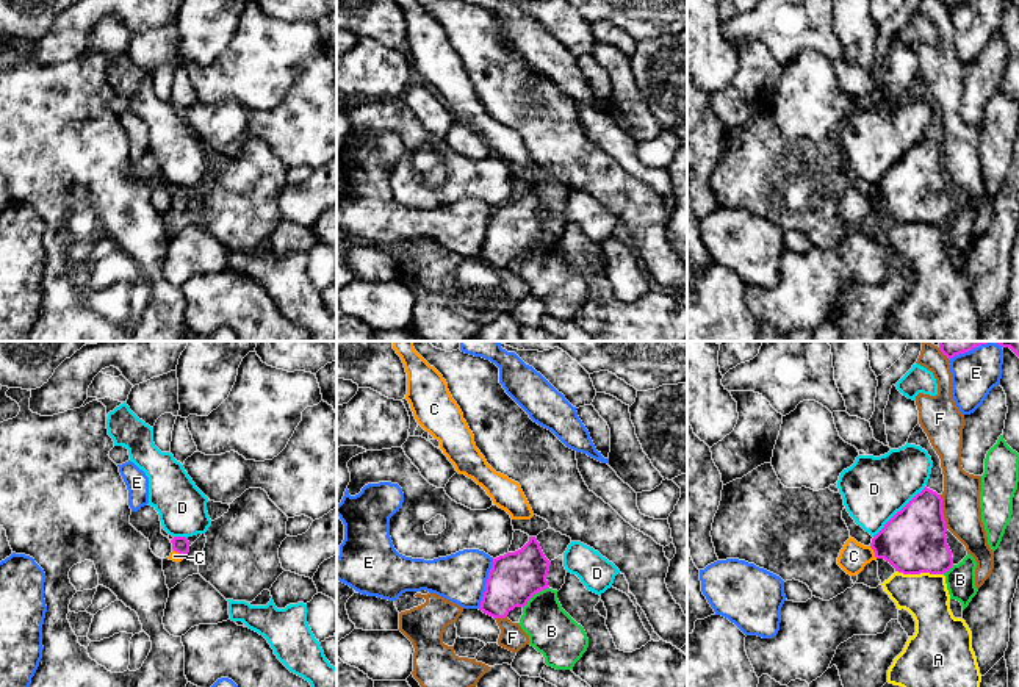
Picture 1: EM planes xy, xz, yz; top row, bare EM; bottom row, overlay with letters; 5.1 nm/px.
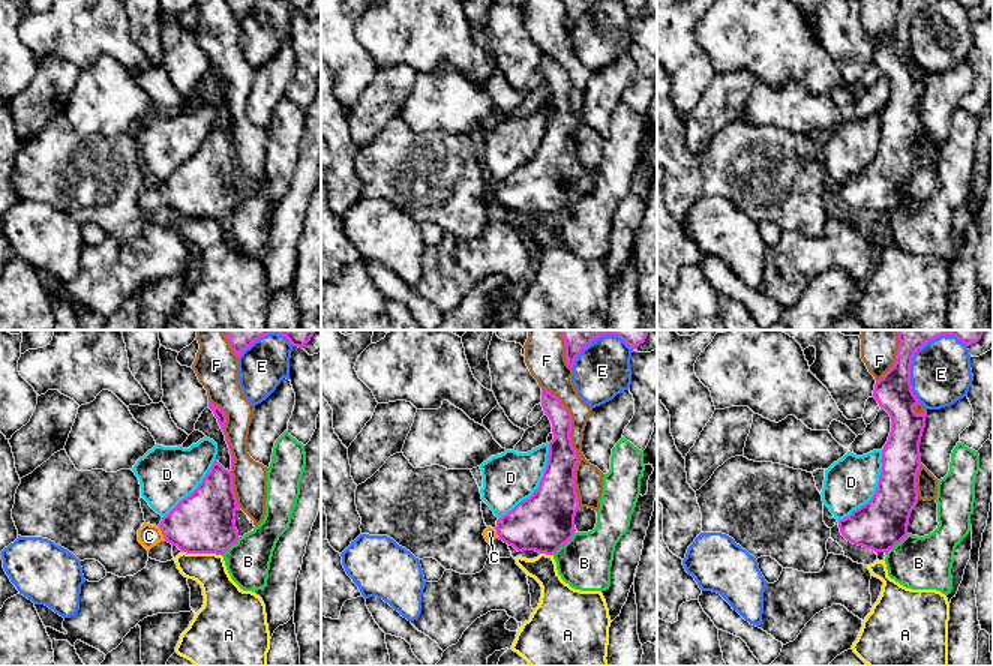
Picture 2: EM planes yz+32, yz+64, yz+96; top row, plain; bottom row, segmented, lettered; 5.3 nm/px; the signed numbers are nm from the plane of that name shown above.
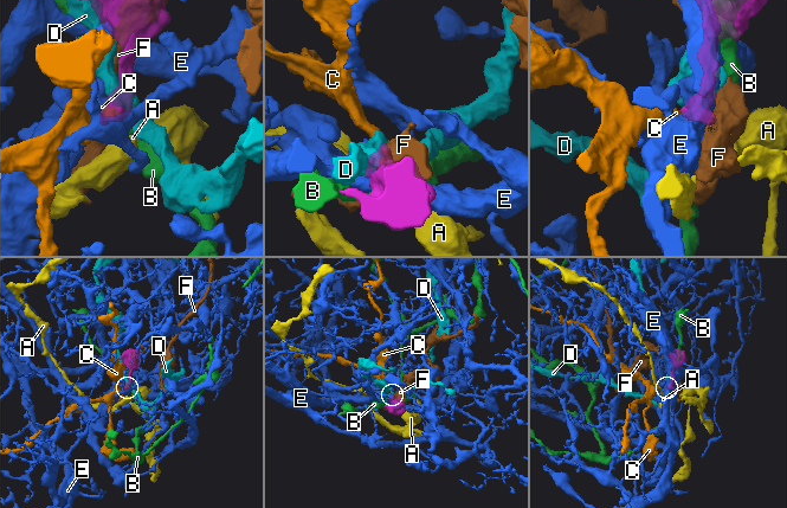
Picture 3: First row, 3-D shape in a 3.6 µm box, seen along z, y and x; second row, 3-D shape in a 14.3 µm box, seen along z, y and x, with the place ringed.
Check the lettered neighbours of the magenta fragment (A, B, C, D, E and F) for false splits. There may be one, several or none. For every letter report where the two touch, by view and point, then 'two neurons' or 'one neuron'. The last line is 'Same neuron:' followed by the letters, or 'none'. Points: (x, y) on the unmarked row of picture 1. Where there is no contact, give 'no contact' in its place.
A: meets magenta in yz at (919, 223); two neurons
B: meets magenta in xz at (534, 243); two neurons
C: meets magenta in yz at (874, 201); one neuron
D: meets magenta in yz at (900, 160); two neurons
E: meets magenta in xz at (486, 233); two neurons
F: meets magenta in yz at (941, 161); two neurons
Same neuron: C

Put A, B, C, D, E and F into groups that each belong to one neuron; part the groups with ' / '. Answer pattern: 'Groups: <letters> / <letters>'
Groups: A / B / C / D / E / F

